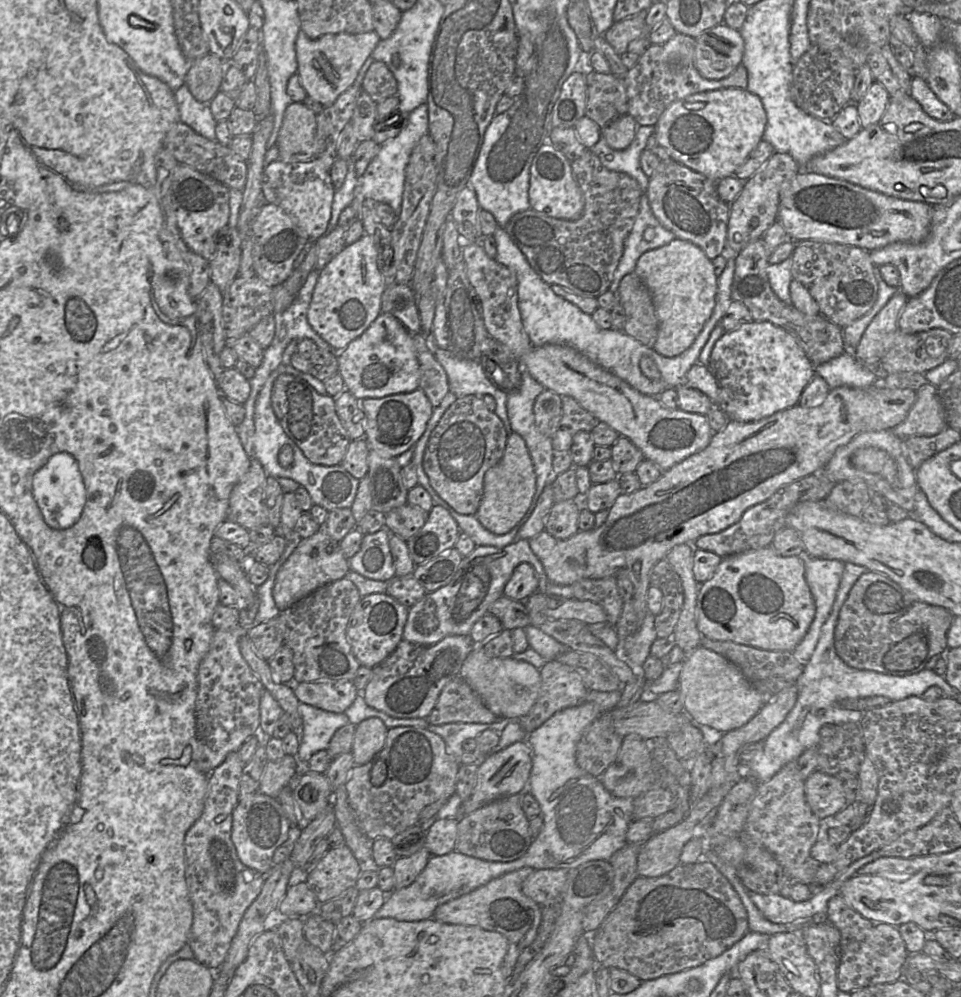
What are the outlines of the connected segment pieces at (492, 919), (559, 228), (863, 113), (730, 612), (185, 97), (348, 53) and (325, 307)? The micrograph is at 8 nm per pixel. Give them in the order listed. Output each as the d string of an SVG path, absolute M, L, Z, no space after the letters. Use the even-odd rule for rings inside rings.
M524 867L506 873L468 894L439 905L433 914L434 919L443 923L478 926L501 933L508 940L508 951L502 964L502 973L507 980L512 977L523 949L536 938L542 921L542 906L522 892L523 881L534 871L533 868Z
M591 149L571 161L573 177L582 191L584 209L576 220L557 219L532 208L514 214L503 227L521 250L531 268L549 285L560 285L582 297L597 298L608 291L624 251L624 244L639 212L642 189L626 173L607 169Z
M873 81L863 98L856 104L862 128L877 123L887 110L890 96L885 87Z
M771 546L722 558L713 576L698 589L697 627L702 637L712 640L792 652L807 633L815 613L815 601L805 578L803 556L781 556Z
M186 83L175 92L175 98L180 121L207 139L217 140L215 133L217 121L212 115L209 103L196 100Z
M300 30L296 40L298 75L308 96L329 106L355 81L366 59L372 54L380 38L372 30L365 33L334 33L311 39Z
M364 234L359 240L346 245L320 271L307 318L310 326L334 351L342 351L382 313L381 299L386 285L377 259L374 238Z

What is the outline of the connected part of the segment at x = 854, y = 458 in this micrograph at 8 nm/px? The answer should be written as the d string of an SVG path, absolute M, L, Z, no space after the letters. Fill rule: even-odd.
M864 447L856 450L851 456L851 463L864 472L877 474L890 486L898 485L898 467L890 455L882 449Z

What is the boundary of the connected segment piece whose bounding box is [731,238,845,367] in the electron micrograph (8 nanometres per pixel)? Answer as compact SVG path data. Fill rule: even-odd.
M763 238L749 243L737 253L731 286L732 300L743 303L754 321L769 321L794 336L813 367L828 362L844 353L843 328L821 314L815 316L803 314L791 304L781 301L775 295L766 271L769 266L769 256L767 255Z

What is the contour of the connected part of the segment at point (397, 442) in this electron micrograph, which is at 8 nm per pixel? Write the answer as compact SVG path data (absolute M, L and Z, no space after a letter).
M420 388L410 393L392 394L382 398L364 398L360 401L366 414L364 439L369 450L374 450L382 457L397 457L415 445L425 431L434 409Z

